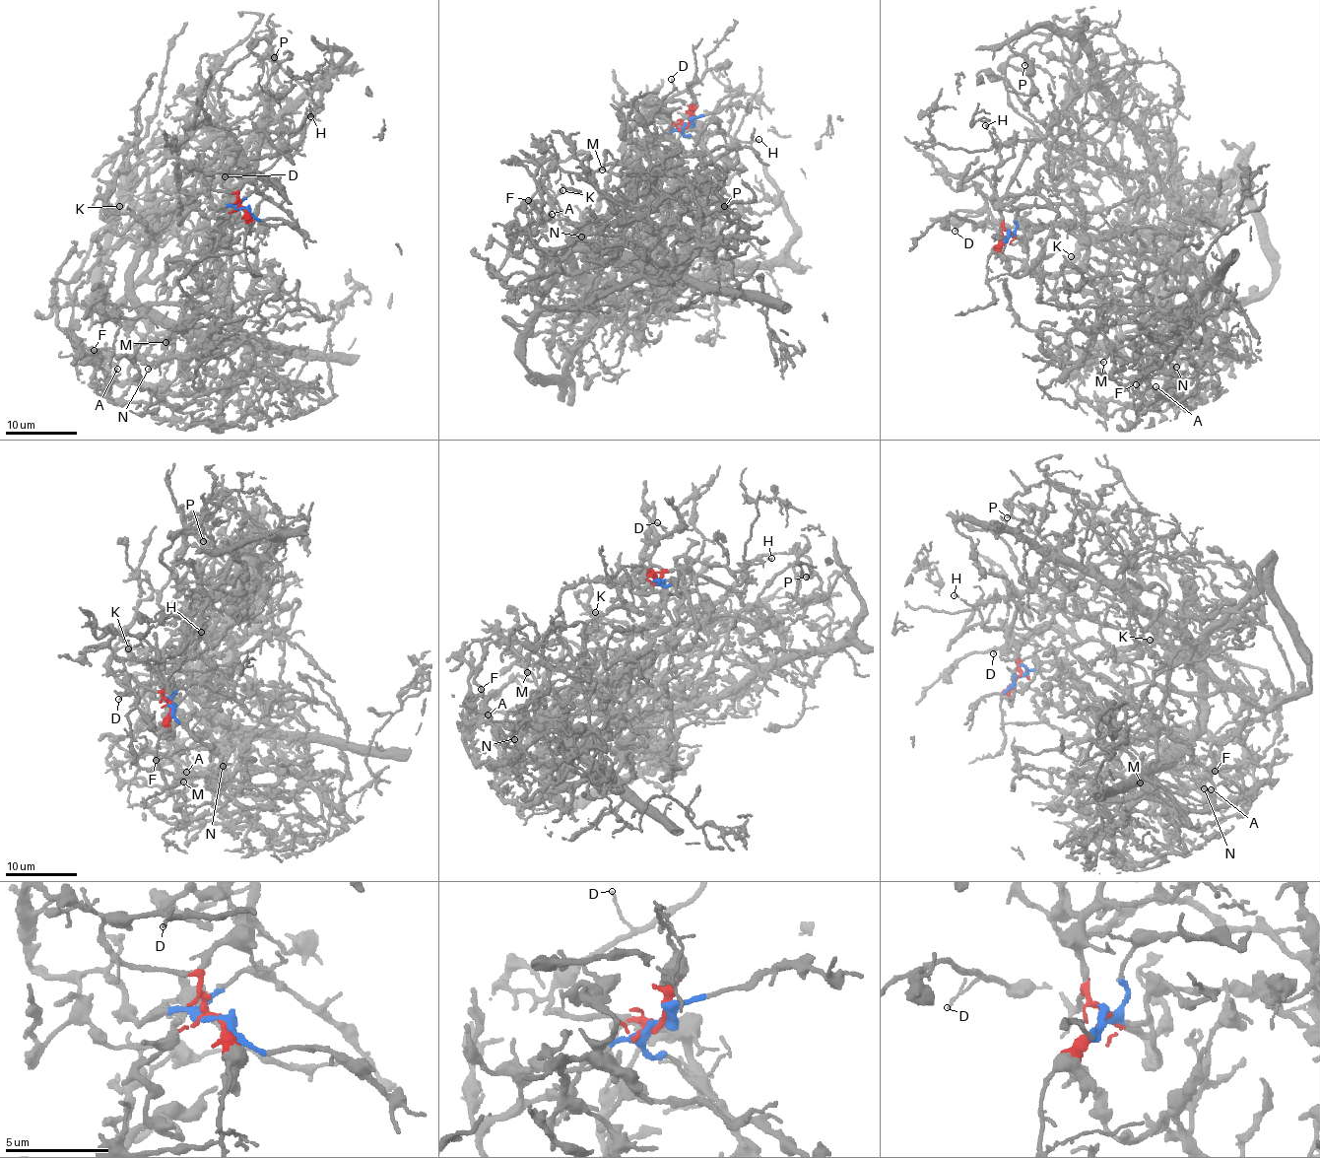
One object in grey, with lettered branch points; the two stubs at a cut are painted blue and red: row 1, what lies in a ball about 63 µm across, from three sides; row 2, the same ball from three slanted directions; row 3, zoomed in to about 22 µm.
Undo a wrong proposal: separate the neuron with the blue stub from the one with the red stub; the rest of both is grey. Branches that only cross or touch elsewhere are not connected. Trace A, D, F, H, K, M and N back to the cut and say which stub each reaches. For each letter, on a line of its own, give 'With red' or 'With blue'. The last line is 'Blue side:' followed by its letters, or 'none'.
A: With blue
D: With red
F: With blue
H: With red
K: With blue
M: With blue
N: With blue
Blue side: A, F, K, M, N

